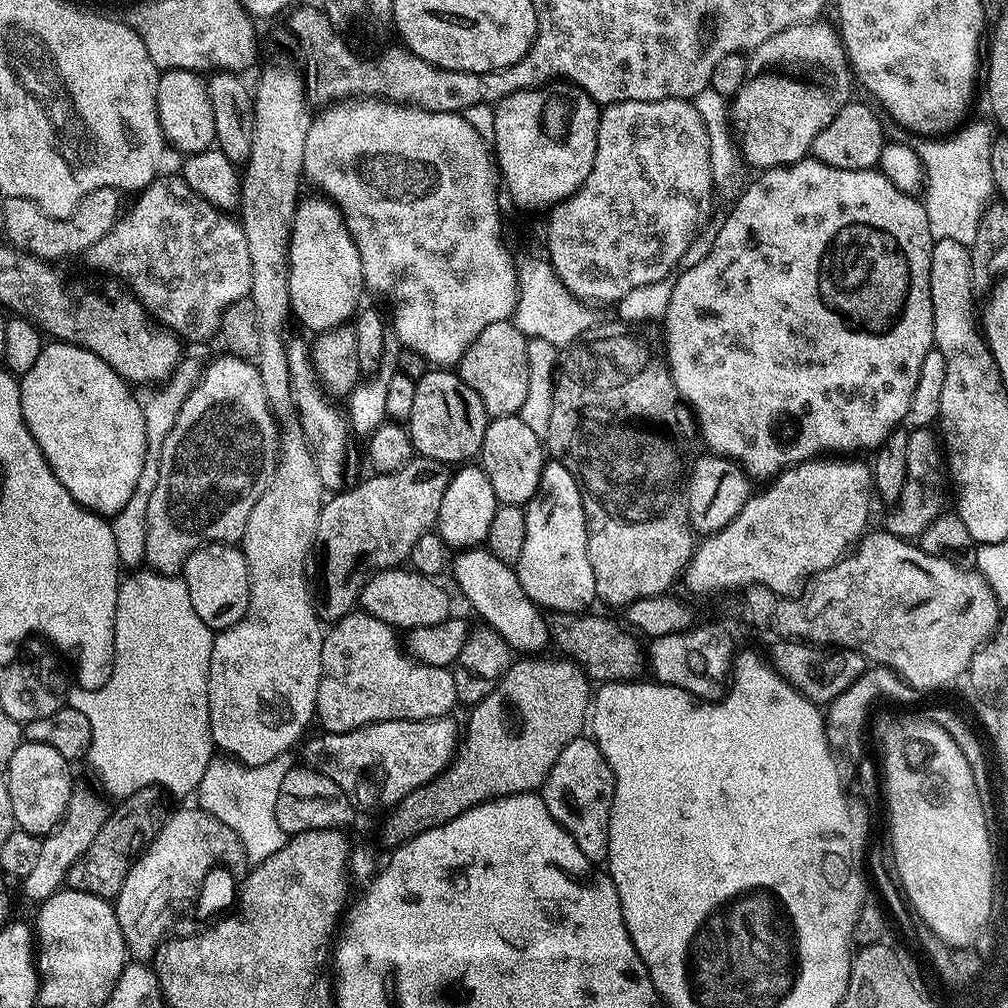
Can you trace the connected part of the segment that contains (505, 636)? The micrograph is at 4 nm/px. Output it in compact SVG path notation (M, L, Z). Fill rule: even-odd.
M477 546L459 553L456 560L456 584L460 592L472 603L473 608L496 630L503 643L510 645L516 654L540 654L544 647L550 644L550 624L539 604L522 590L522 582L518 582L513 565L498 562L494 554L490 554L483 547Z

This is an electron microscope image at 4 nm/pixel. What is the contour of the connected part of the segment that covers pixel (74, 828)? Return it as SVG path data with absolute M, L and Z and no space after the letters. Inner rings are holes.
M80 786L73 787L64 819L56 825L51 834L41 839L42 850L38 853L38 863L34 866L34 870L30 870L28 876L23 877L24 892L30 899L36 900L35 902L43 902L49 900L54 893L61 891L68 871L72 868L72 863L88 849L90 842L94 842L94 834L98 834L98 830L102 830L109 811L109 805L95 804L92 801L90 789L80 788Z

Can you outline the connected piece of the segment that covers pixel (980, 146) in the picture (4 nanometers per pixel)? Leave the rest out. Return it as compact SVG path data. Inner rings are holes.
M988 120L969 121L949 138L922 138L915 143L914 149L923 164L927 222L935 241L950 239L971 247L977 237L978 224L995 191L991 155L996 126Z

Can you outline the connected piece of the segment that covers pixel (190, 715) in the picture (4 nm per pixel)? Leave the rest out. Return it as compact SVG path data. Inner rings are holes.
M143 570L136 572L133 576L125 575L120 581L118 598L116 599L116 637L112 645L116 651L116 656L112 660L112 673L110 682L93 692L79 686L73 687L73 692L69 694L67 703L76 708L82 714L86 714L90 722L90 734L92 735L92 745L88 748L87 759L92 760L96 767L96 772L100 775L100 780L112 792L117 792L117 797L123 798L134 794L139 788L151 788L159 786L165 793L173 792L176 796L188 796L199 789L202 782L202 774L206 774L206 766L214 758L214 745L212 742L212 727L210 726L210 714L208 713L208 671L210 670L210 650L214 639L213 629L198 618L194 610L194 602L190 602L190 590L186 582L180 576L162 576L158 572Z

